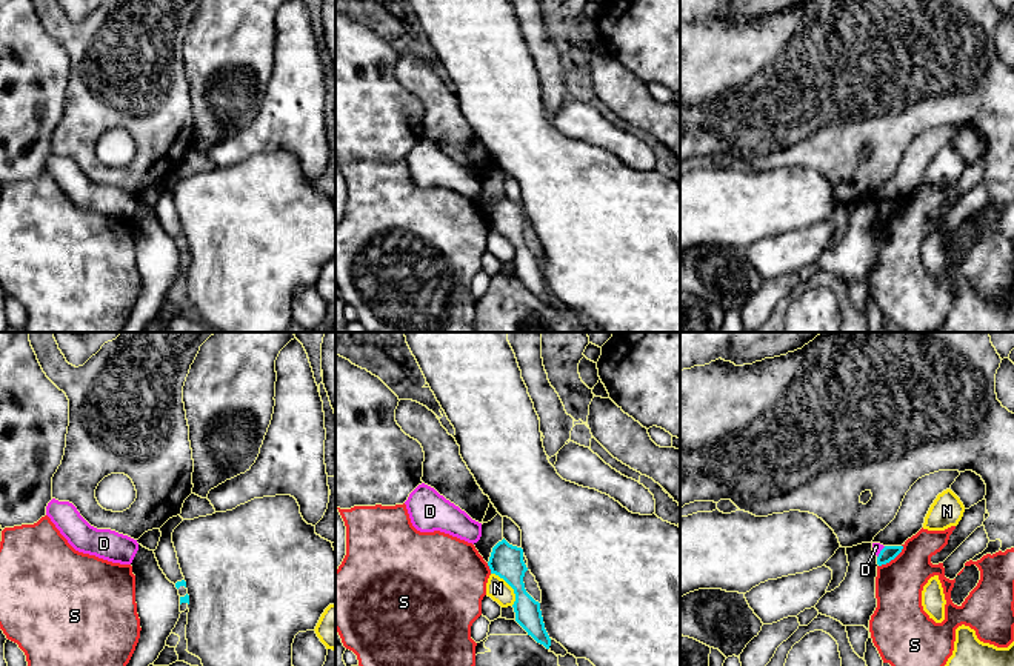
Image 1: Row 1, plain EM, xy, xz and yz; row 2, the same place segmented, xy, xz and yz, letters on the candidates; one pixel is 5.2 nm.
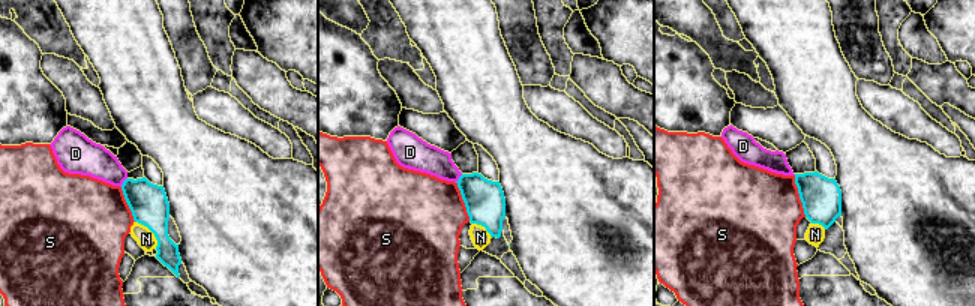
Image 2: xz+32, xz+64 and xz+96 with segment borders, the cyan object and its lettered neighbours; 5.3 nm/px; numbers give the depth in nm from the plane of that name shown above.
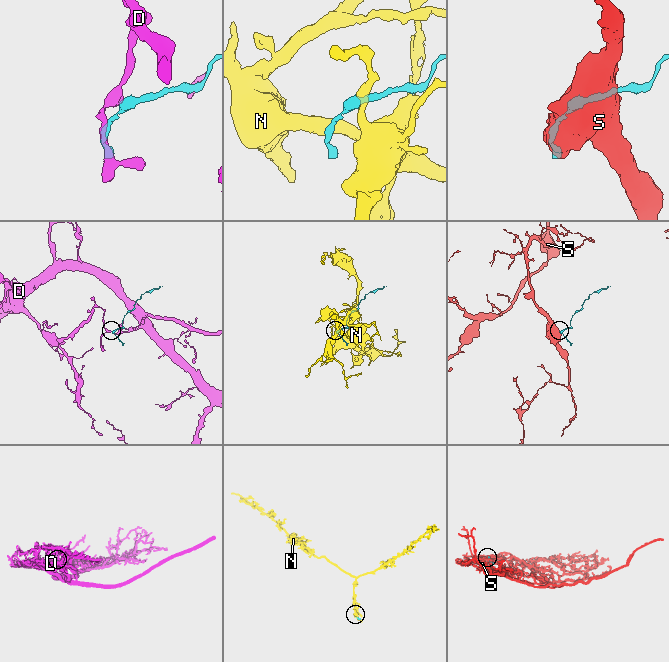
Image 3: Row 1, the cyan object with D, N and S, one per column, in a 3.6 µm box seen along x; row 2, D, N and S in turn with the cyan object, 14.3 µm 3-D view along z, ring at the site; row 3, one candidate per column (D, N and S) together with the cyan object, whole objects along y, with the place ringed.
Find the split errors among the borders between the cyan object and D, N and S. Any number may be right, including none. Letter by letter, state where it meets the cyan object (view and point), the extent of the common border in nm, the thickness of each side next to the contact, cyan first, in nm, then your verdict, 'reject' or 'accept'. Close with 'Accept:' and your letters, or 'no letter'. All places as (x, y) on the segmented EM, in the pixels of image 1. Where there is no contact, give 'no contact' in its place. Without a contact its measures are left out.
D: contact yz (880, 552); length 80 nm; calibres 80 and 50 nm; reject
N: contact xz (510, 585); length 200 nm; calibres 170 and 110 nm; reject
S: contact yz (891, 559); length 170 nm; calibres 80 and 260 nm; reject
Accept: no letter

